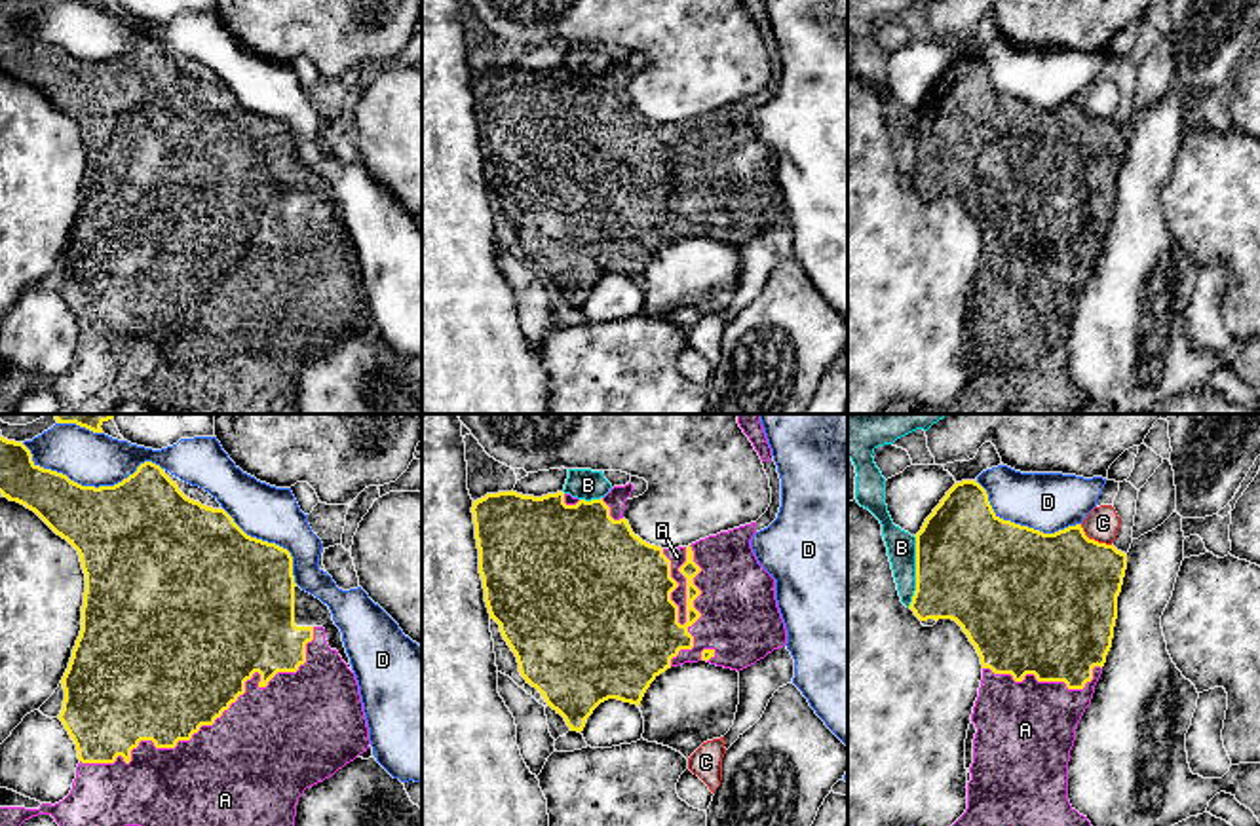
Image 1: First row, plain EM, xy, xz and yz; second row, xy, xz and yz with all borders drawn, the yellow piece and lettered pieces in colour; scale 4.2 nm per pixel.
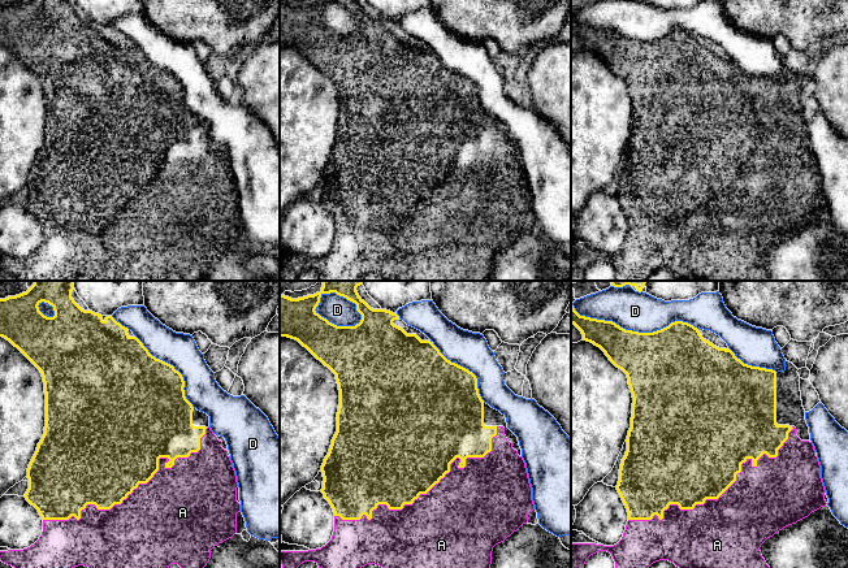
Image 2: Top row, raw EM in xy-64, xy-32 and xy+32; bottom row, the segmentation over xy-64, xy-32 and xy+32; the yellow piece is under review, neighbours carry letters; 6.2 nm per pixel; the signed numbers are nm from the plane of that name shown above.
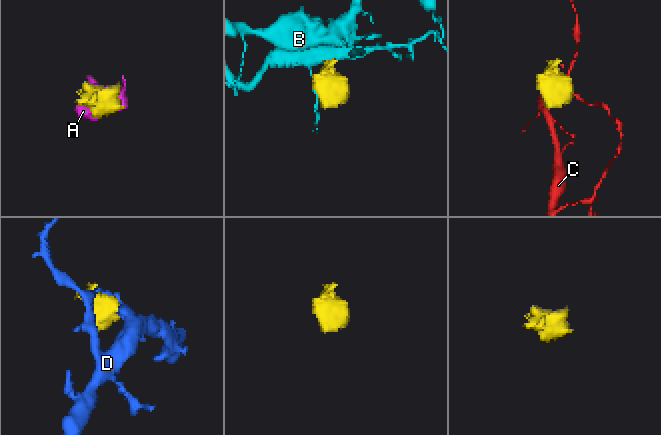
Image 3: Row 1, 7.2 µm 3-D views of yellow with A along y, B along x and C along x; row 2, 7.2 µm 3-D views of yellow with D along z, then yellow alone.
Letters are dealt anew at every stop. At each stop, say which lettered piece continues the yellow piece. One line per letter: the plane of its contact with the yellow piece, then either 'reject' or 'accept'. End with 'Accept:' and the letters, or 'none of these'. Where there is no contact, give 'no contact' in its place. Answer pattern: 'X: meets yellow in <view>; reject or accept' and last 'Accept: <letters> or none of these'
A: meets yellow in xy; accept
B: meets yellow in yz; reject
C: meets yellow in yz; reject
D: meets yellow in xy; reject
Accept: A

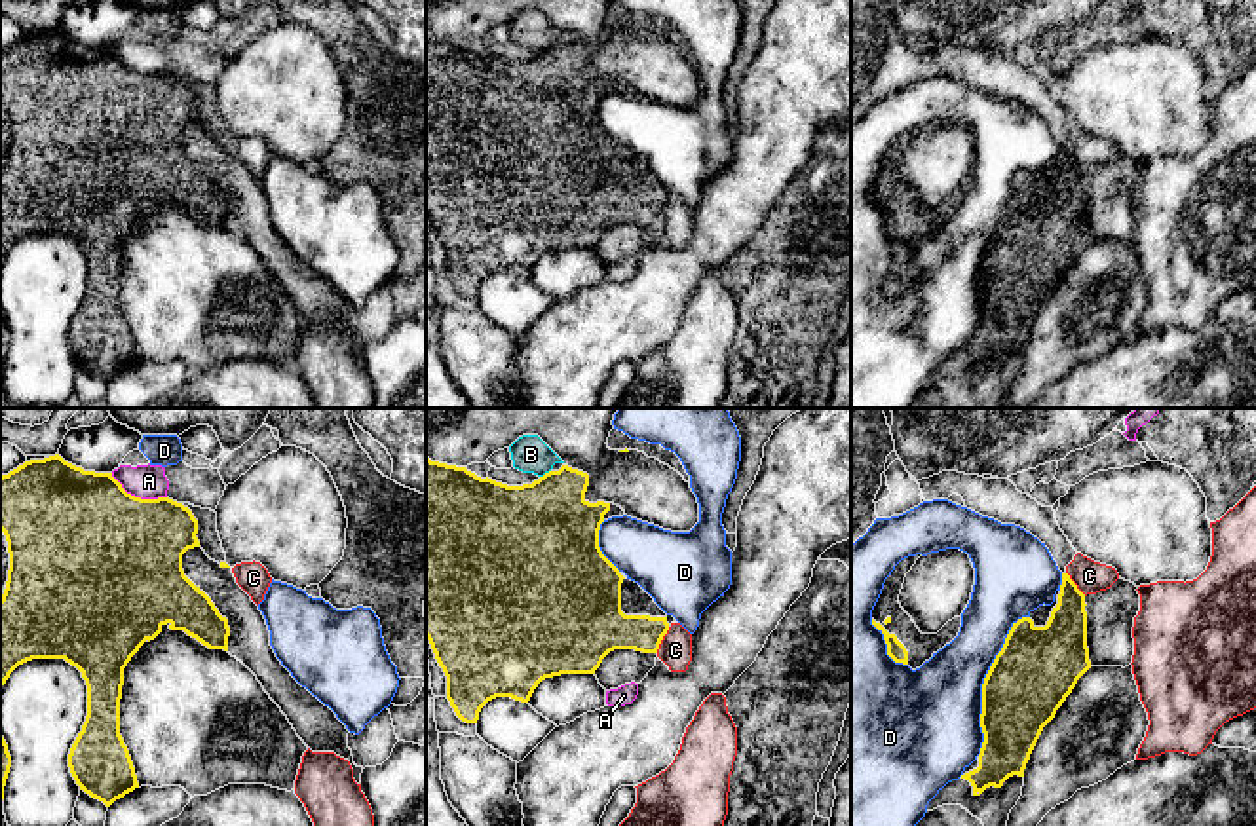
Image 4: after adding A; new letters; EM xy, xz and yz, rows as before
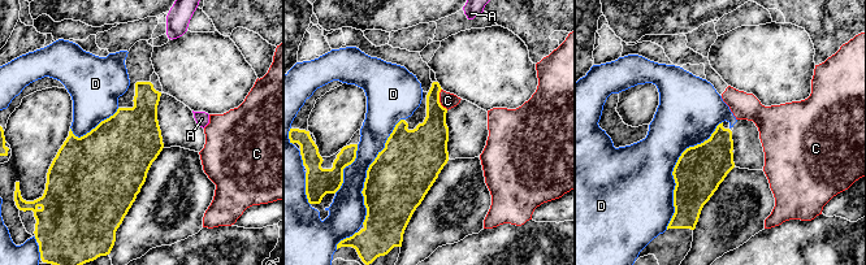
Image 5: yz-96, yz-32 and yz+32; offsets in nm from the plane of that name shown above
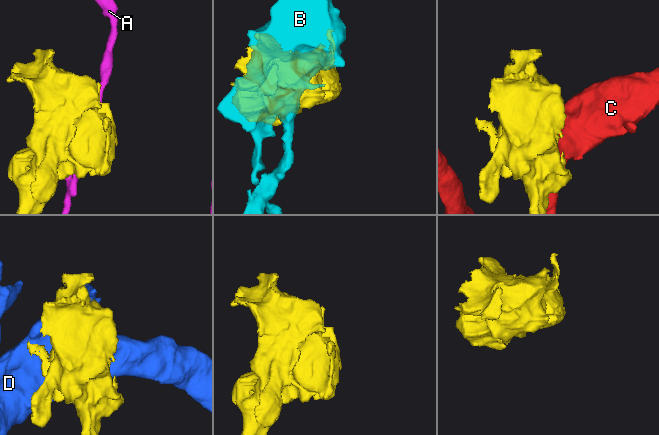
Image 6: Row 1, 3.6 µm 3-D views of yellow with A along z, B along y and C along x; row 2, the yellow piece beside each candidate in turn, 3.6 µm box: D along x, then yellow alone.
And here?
A: meets yellow in xy; reject
B: meets yellow in xz; reject
C: meets yellow in xz; reject
D: meets yellow in yz; reject
Accept: none of these

